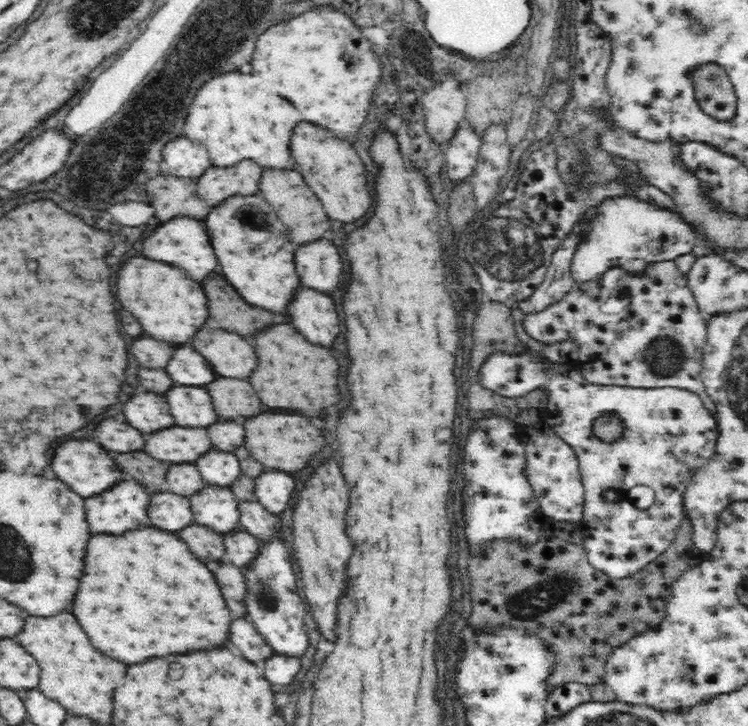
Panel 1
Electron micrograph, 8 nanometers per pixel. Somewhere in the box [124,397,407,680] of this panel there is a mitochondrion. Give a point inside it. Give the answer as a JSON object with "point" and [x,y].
{"point":[267,600]}

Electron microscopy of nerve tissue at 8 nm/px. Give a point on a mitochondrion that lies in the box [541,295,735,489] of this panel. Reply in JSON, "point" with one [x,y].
{"point":[669,361]}

